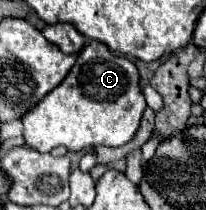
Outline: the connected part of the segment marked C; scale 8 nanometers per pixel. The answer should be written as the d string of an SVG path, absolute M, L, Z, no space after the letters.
M89 42L67 78L25 112L21 118L25 124L23 138L29 148L41 154L51 152L55 146L67 146L71 152L87 146L123 146L135 136L145 106L135 64L109 52L101 42Z

